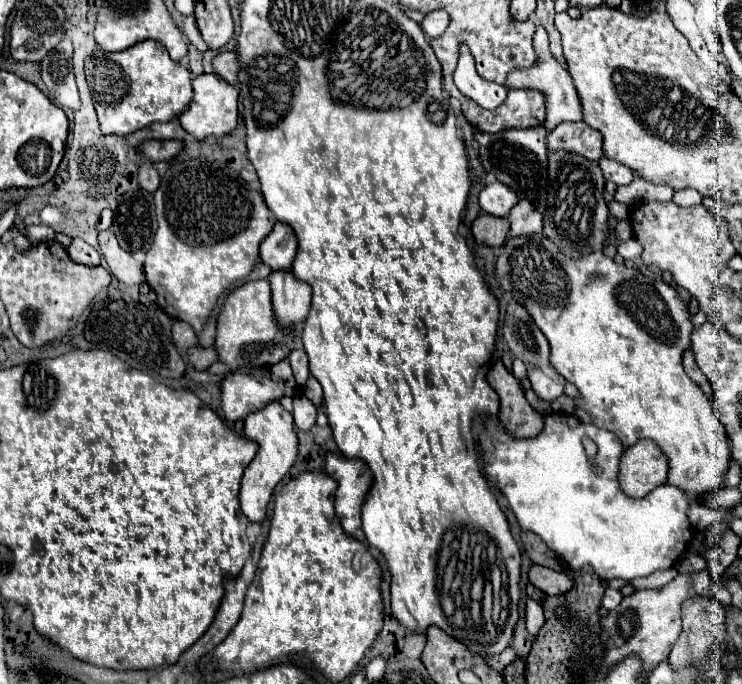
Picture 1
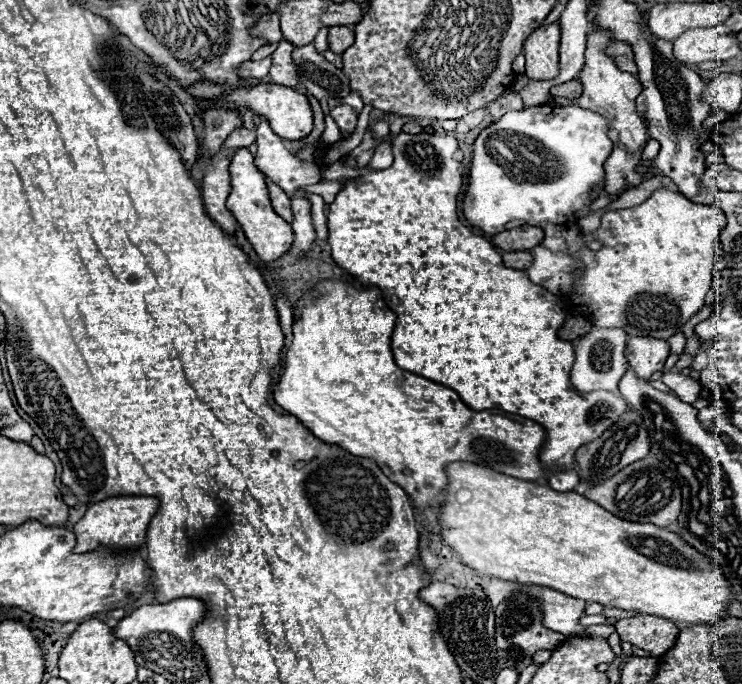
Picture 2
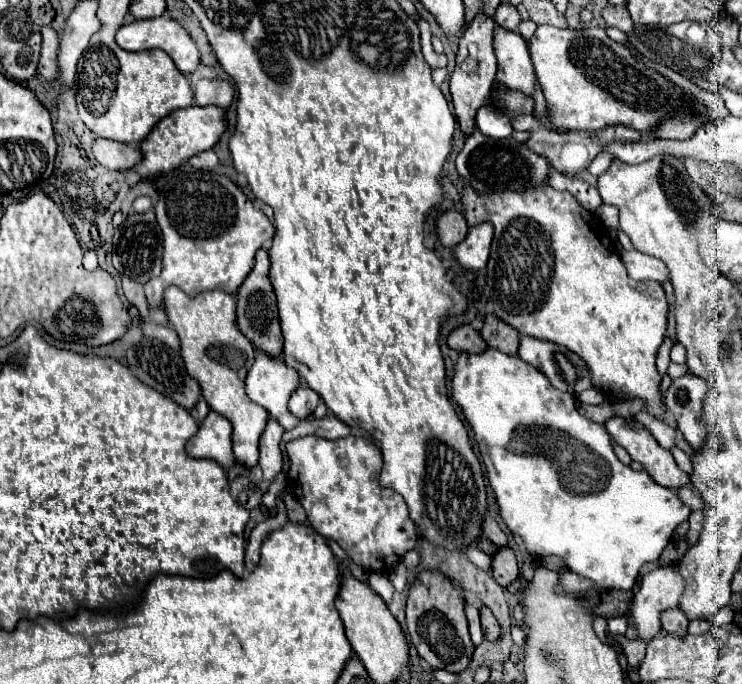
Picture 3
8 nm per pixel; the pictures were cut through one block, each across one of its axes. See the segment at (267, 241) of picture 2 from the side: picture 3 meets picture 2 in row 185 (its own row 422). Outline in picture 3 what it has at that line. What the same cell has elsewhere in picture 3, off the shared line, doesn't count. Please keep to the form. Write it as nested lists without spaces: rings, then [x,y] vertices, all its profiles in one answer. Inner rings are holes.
[[[168,286],[164,290],[164,312],[180,338],[180,352],[188,374],[200,384],[208,406],[226,416],[232,426],[232,446],[236,460],[252,468],[258,464],[258,440],[268,422],[268,414],[258,404],[252,404],[244,392],[244,380],[254,364],[254,348],[236,328],[236,298],[224,292],[204,292],[204,296],[184,296],[180,288]],[[220,344],[220,346],[212,346]],[[232,344],[232,346],[228,346]]]

